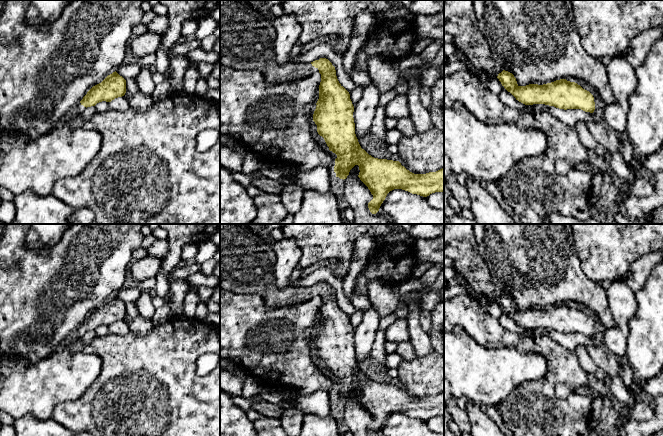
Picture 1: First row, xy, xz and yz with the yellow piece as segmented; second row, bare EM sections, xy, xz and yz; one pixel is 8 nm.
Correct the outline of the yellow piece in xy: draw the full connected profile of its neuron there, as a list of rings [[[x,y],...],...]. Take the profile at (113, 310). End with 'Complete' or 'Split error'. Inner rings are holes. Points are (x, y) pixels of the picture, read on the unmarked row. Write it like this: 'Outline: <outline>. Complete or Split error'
Outline: [[[115,295],[87,316],[74,334],[74,338],[81,339],[87,331],[95,330],[102,325],[111,326],[125,317],[126,304]]]. Split error

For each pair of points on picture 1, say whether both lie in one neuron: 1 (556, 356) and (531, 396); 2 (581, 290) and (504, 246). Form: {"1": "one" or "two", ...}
{"1": "one", "2": "one"}

